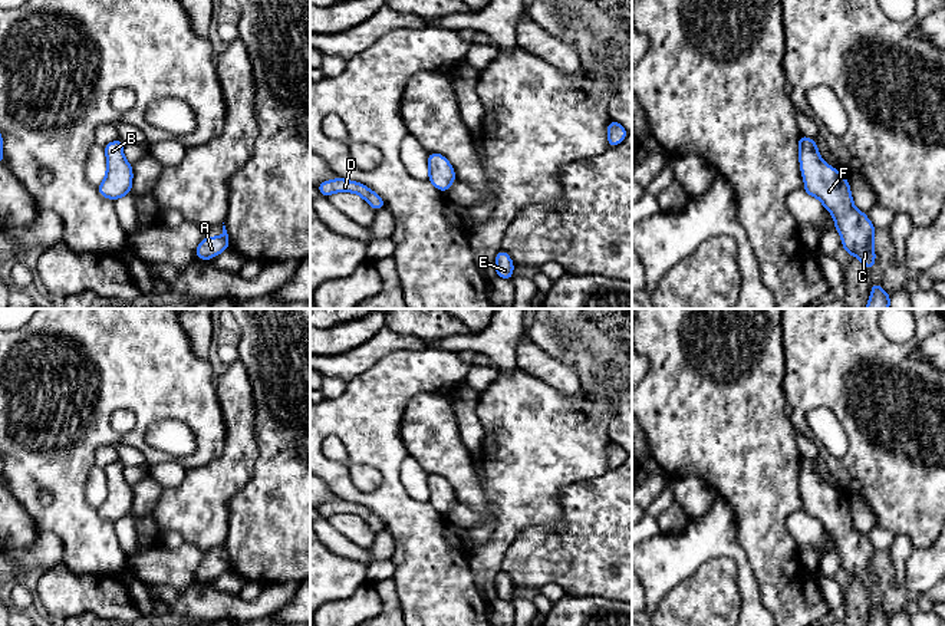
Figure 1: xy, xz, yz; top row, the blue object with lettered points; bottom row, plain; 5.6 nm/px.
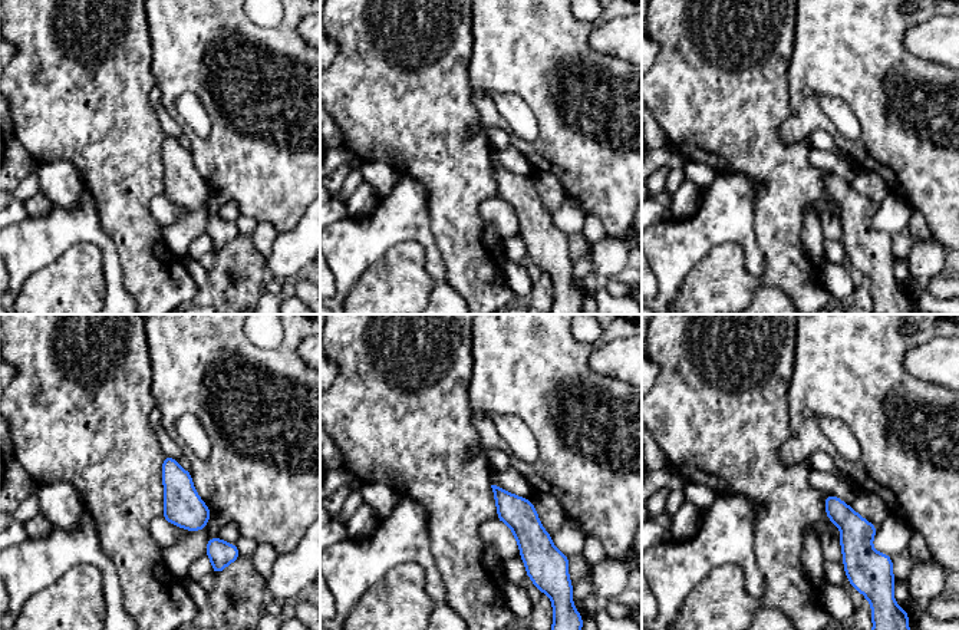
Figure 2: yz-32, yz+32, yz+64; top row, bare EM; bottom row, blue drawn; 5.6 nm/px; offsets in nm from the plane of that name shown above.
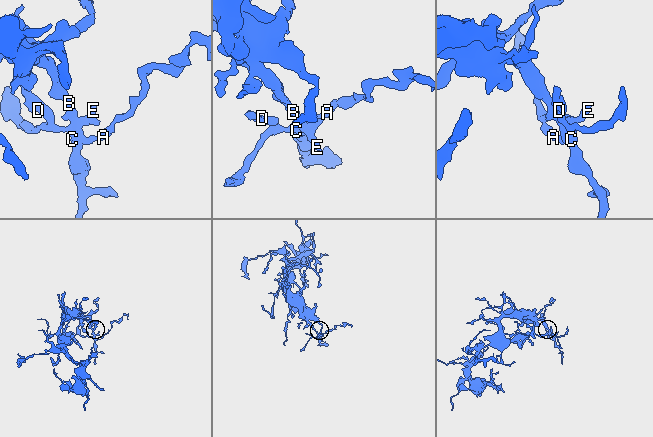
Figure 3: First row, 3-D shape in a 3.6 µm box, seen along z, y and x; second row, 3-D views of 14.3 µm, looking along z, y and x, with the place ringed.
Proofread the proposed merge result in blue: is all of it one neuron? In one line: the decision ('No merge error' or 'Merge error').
No merge error

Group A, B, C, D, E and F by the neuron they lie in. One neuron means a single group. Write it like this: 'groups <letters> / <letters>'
groups A B C D E F

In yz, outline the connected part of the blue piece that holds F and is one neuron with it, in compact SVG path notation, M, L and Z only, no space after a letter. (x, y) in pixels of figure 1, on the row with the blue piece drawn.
M801 134L799 159L806 184L803 192L819 198L824 210L832 212L834 228L842 235L842 247L870 271L876 261L873 250L876 228L867 215L855 207L847 178L820 158L816 141Z

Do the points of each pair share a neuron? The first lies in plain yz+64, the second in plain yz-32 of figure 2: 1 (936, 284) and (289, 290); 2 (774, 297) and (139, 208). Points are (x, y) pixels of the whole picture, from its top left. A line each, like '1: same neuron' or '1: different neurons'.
1: same neuron
2: different neurons

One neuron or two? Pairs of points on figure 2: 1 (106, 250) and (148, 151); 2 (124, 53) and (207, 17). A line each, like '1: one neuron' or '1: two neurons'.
1: two neurons
2: two neurons

